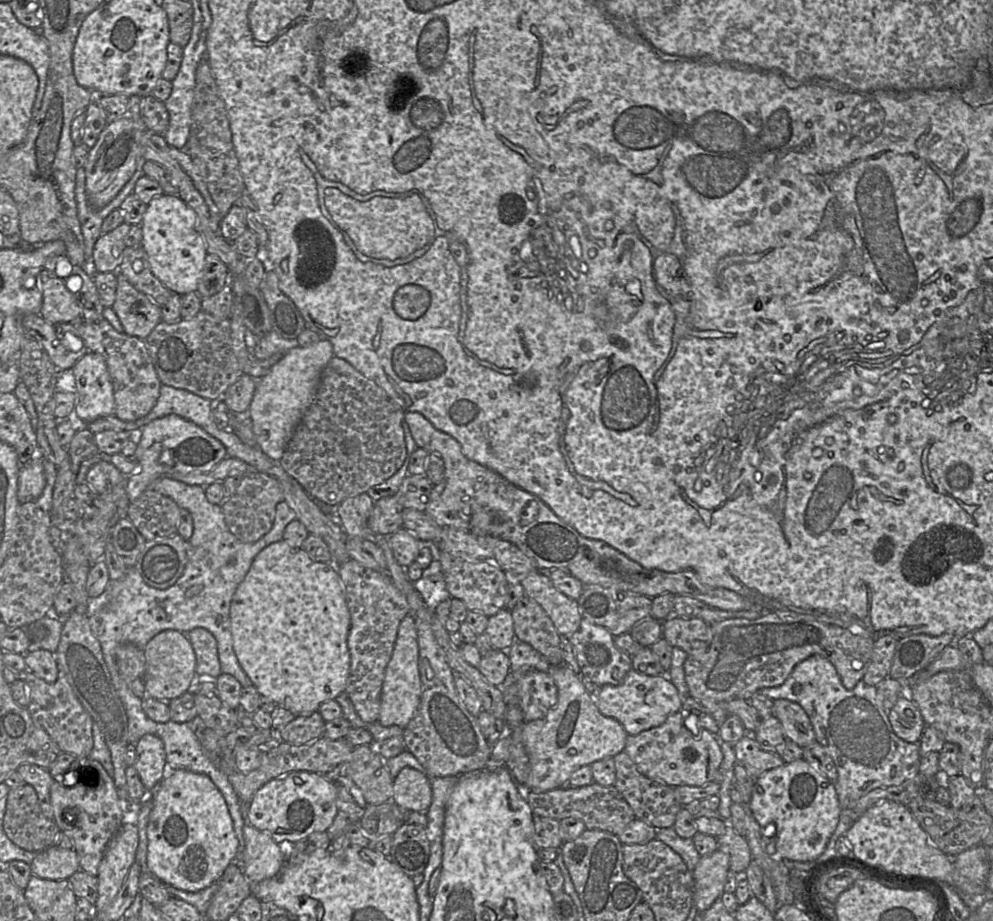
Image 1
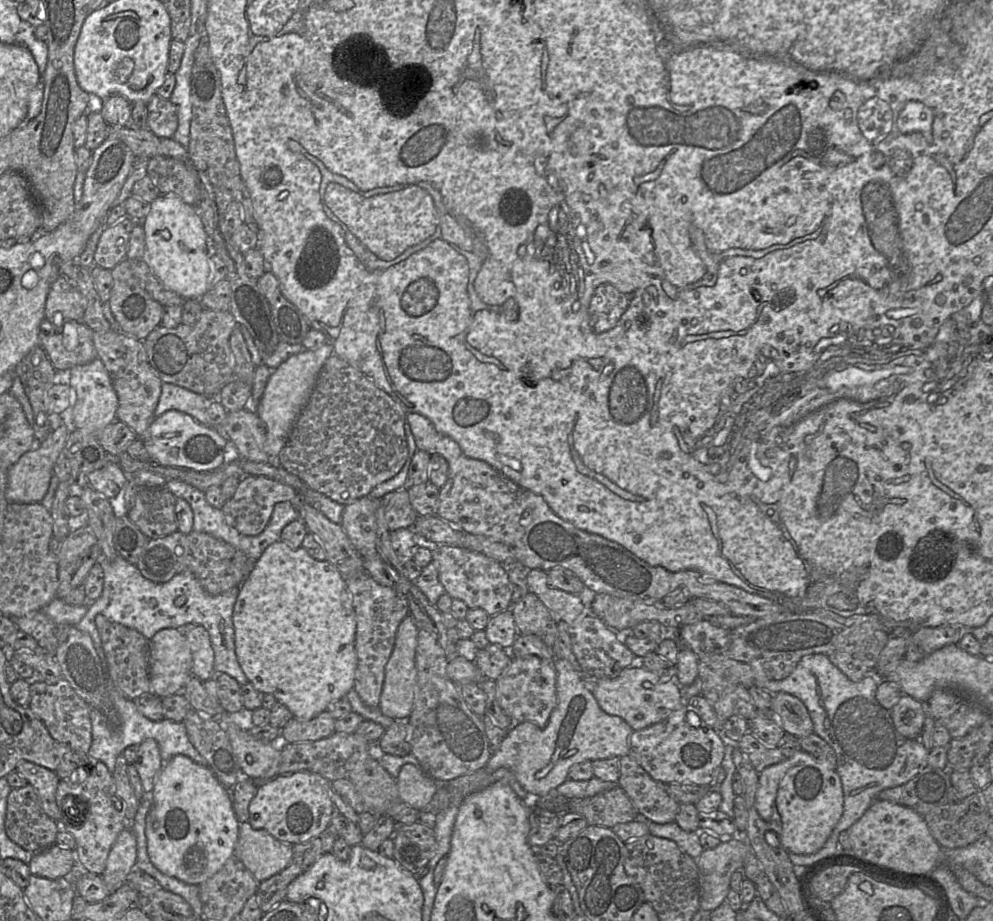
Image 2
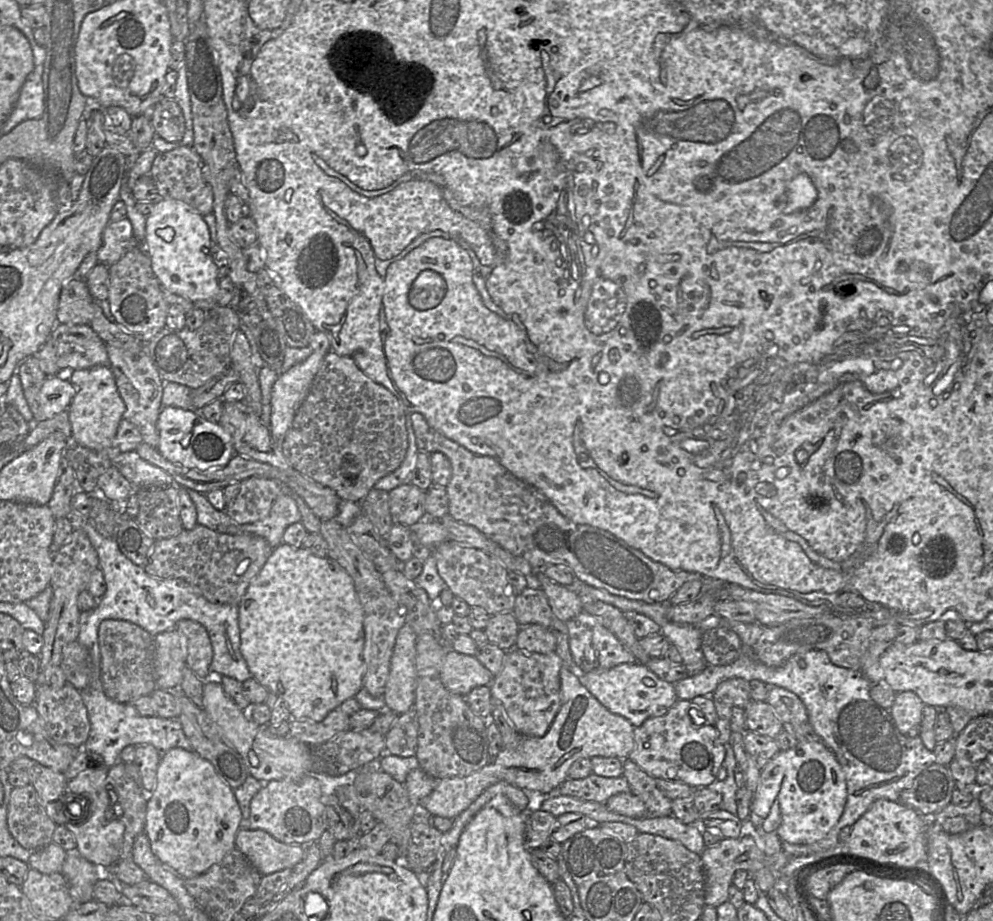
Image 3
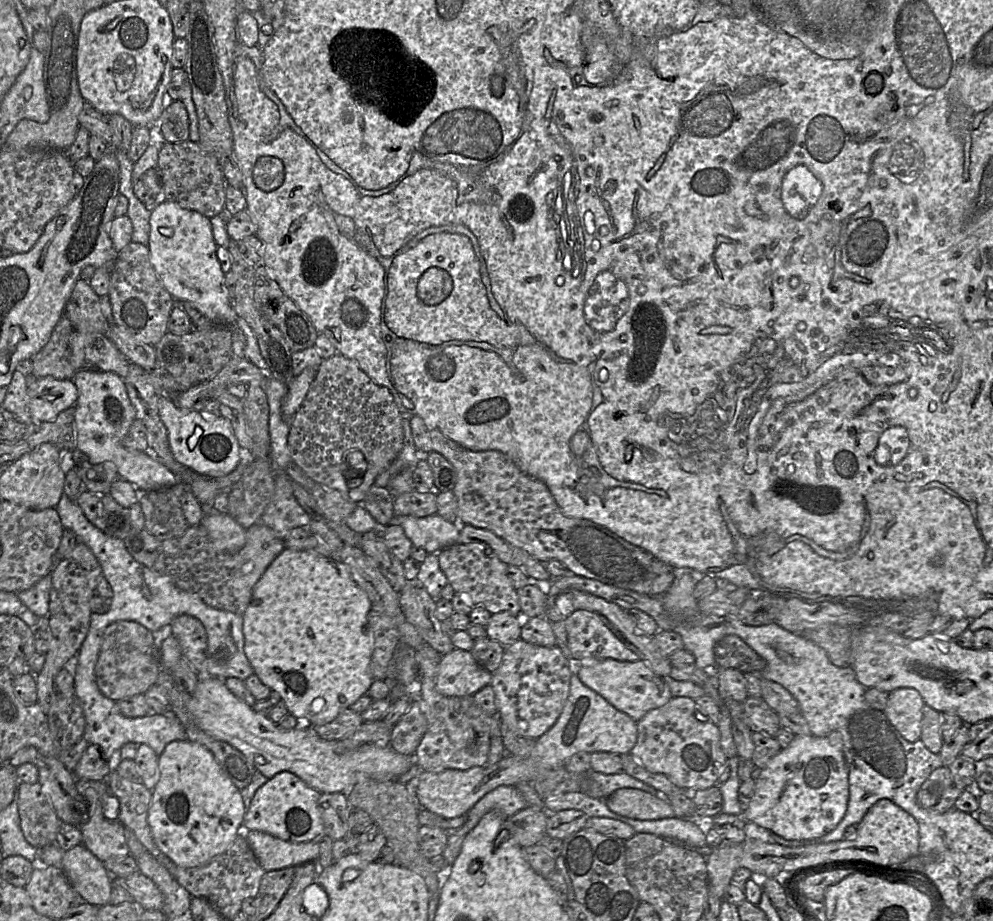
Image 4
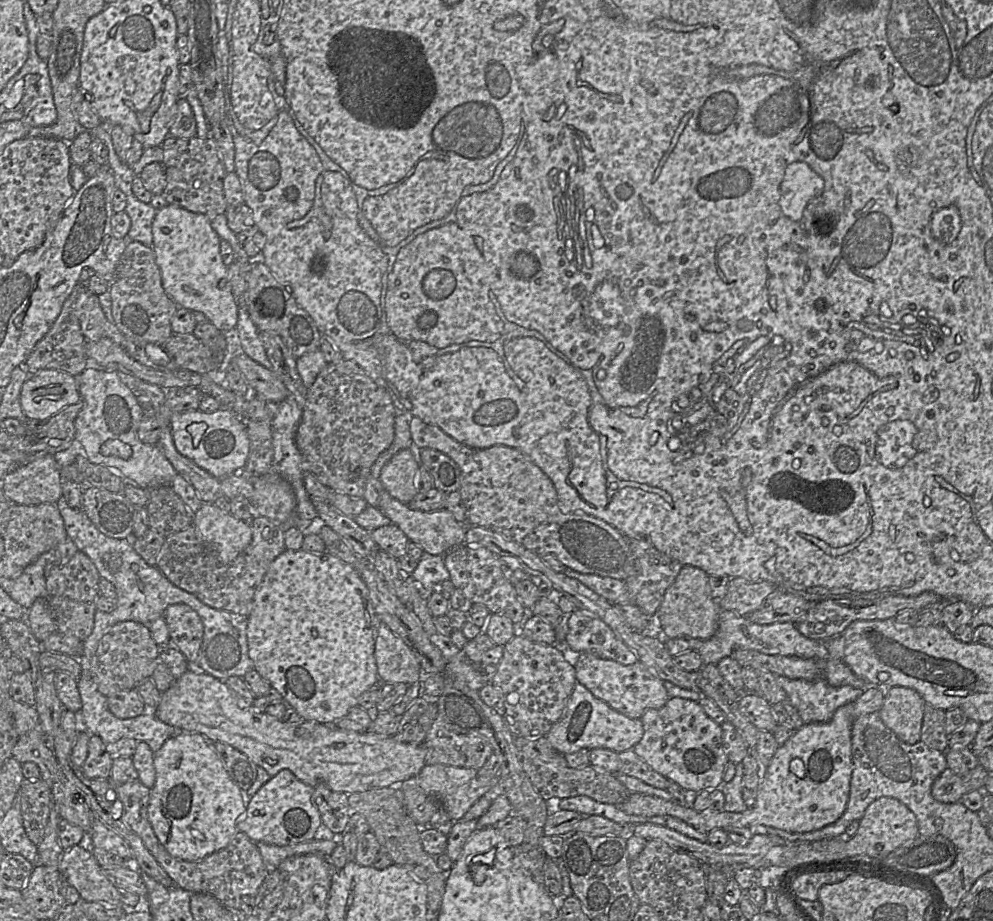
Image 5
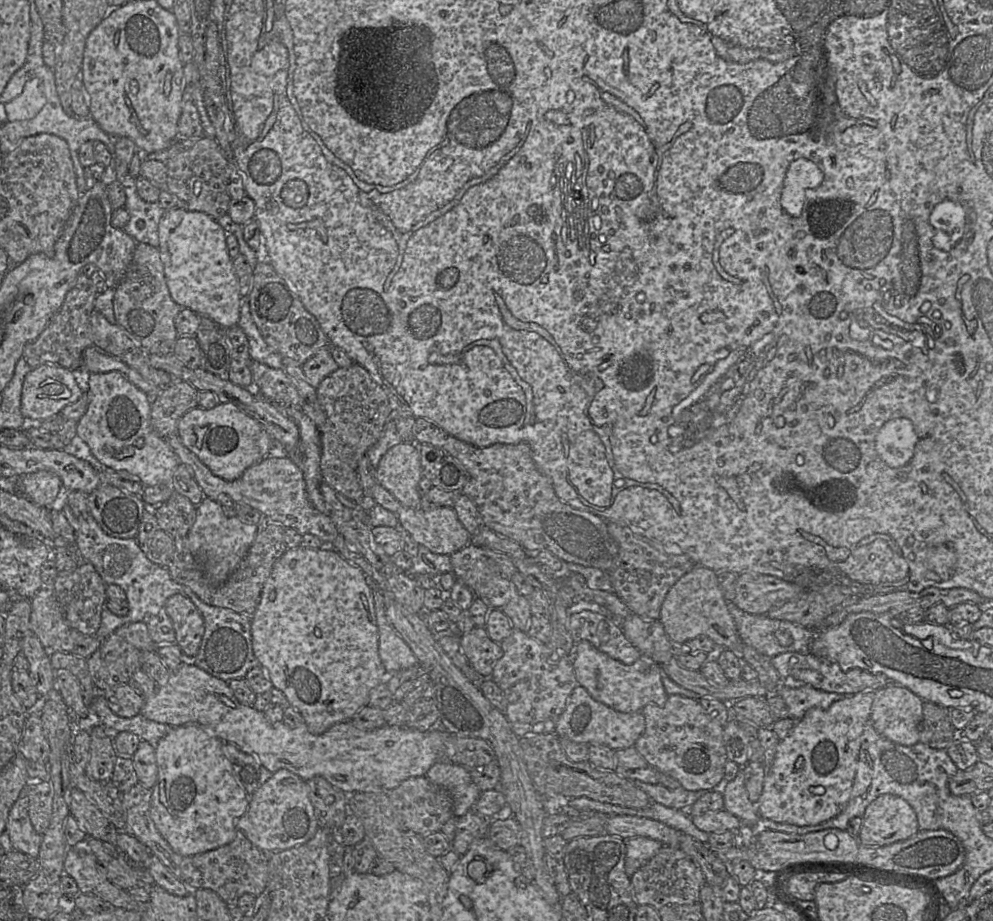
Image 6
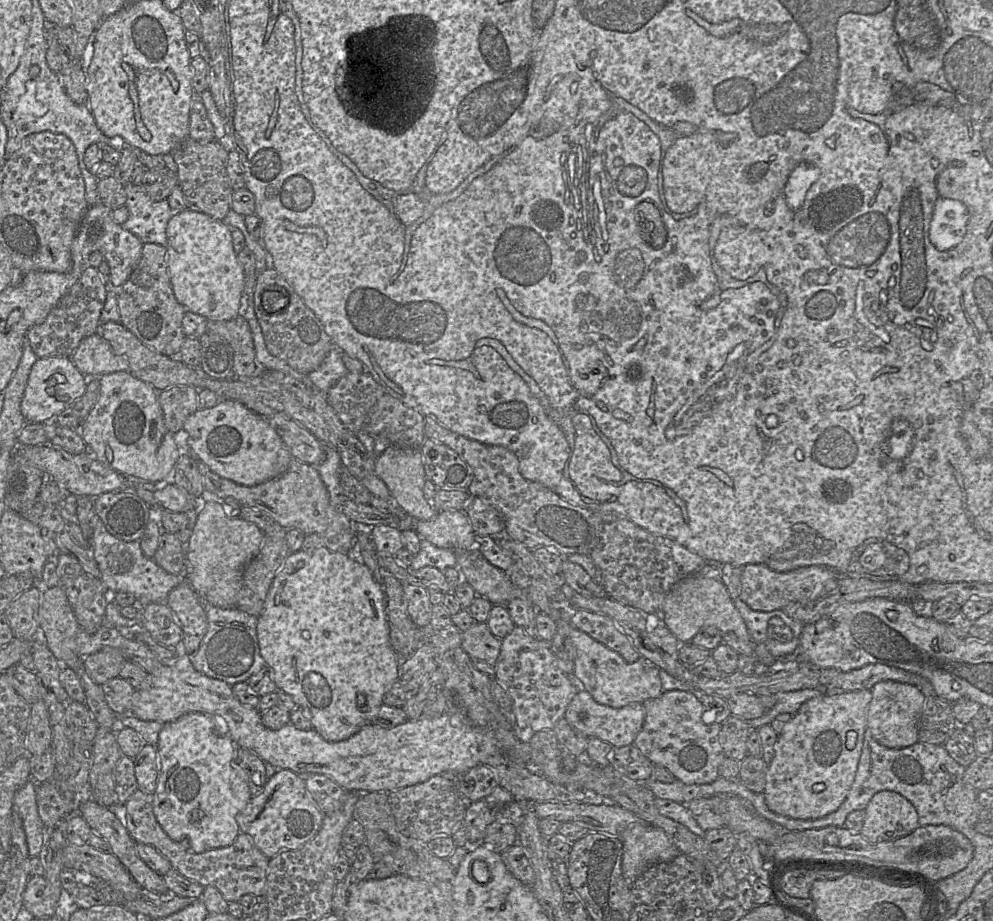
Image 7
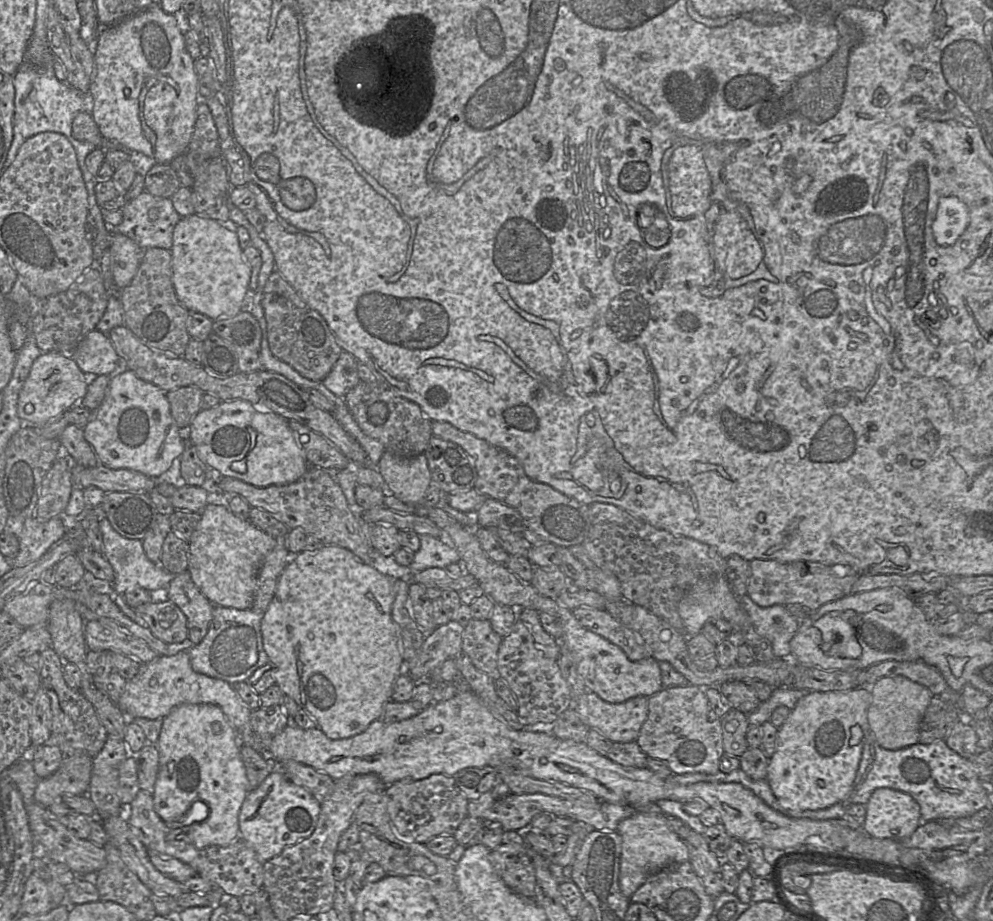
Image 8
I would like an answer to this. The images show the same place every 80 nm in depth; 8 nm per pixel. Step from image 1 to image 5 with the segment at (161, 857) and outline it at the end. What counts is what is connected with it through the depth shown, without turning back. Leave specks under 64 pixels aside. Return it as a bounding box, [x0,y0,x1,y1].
[148,731,247,862]

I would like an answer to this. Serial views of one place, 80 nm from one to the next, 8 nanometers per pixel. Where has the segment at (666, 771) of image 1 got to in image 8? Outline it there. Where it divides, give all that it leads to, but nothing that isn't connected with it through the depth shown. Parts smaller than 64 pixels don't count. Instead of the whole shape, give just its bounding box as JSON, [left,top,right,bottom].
[636,684,724,774]

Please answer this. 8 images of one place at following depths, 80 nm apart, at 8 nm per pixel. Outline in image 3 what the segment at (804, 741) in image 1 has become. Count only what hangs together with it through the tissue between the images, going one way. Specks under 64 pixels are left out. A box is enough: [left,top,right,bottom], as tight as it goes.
[766,686,808,725]

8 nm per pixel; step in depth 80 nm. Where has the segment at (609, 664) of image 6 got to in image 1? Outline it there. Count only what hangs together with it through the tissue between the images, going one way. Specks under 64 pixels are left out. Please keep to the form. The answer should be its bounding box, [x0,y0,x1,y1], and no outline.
[595,669,683,735]

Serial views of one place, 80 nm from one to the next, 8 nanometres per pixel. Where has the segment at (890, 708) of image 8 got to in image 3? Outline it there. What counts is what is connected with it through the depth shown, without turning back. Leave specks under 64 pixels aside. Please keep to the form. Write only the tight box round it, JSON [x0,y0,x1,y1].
[889,691,924,738]

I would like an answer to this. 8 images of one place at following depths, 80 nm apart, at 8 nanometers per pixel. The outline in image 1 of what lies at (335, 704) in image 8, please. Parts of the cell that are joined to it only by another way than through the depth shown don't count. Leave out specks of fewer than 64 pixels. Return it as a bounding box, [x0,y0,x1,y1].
[230,539,350,716]

